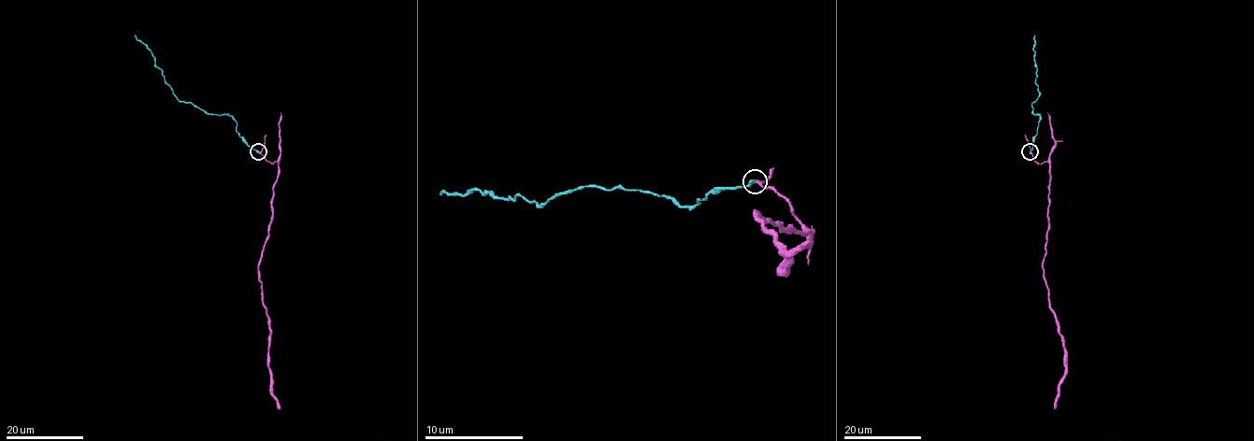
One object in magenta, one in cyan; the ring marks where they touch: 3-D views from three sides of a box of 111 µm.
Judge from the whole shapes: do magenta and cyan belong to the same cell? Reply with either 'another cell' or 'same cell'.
another cell

